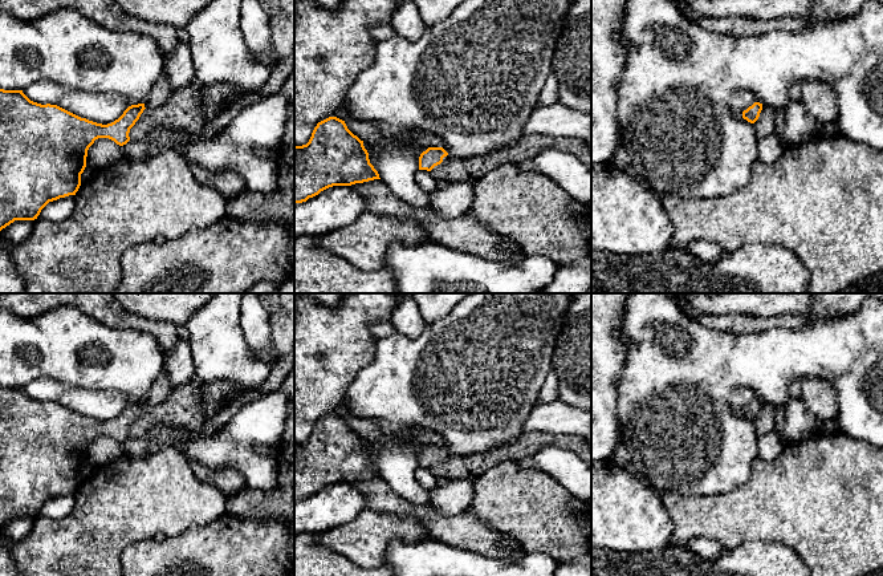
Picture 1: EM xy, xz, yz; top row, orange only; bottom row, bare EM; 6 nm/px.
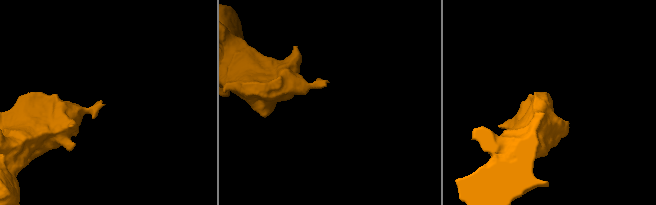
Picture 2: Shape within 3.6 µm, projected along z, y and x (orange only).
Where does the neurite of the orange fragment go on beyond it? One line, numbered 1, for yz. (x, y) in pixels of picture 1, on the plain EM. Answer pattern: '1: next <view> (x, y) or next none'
1: next none

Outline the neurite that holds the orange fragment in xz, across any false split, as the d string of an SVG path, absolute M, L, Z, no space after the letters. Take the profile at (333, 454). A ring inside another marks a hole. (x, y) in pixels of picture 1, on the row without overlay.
M329 414L317 421L306 442L294 443L294 500L306 499L333 483L351 483L381 476L370 461L369 450L345 418Z

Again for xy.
M0 386L0 528L15 518L37 516L49 499L76 492L81 483L81 471L86 465L89 445L98 435L109 435L119 443L126 442L130 438L130 426L145 406L145 401L131 402L118 417L102 422L81 415L57 402L33 399L23 388Z

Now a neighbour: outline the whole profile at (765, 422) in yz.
M762 402L758 417L754 419L757 435L762 437L776 427L776 406Z

